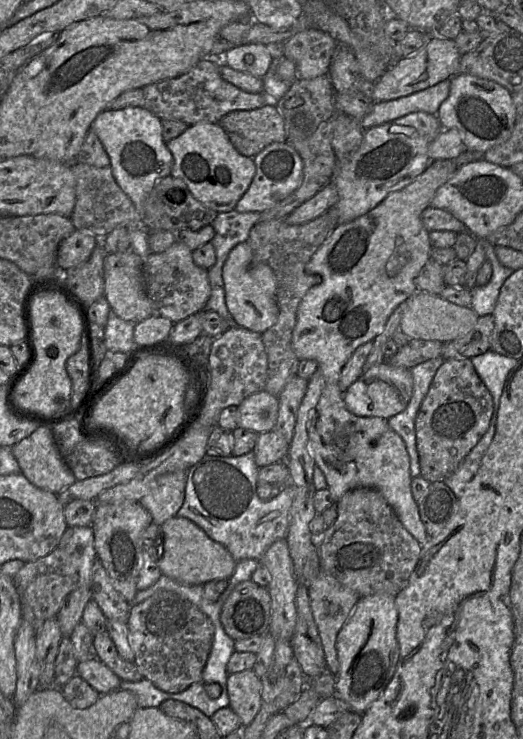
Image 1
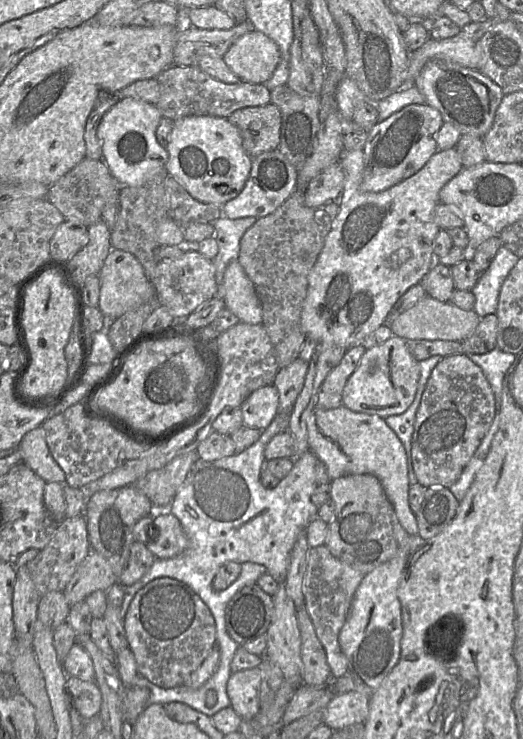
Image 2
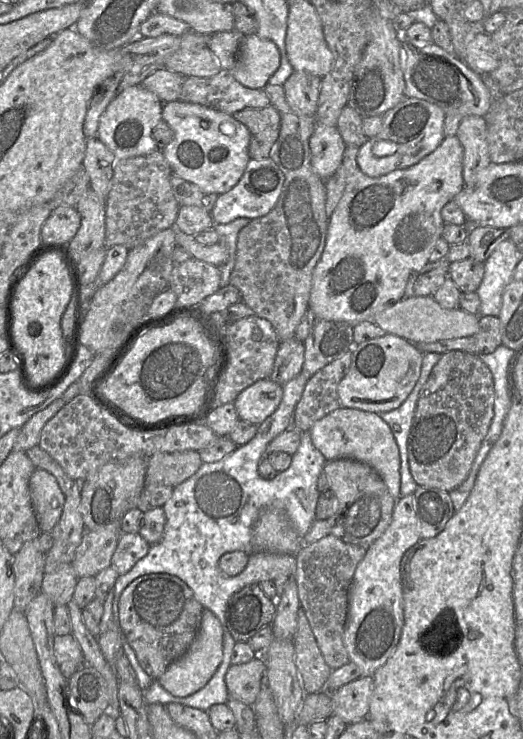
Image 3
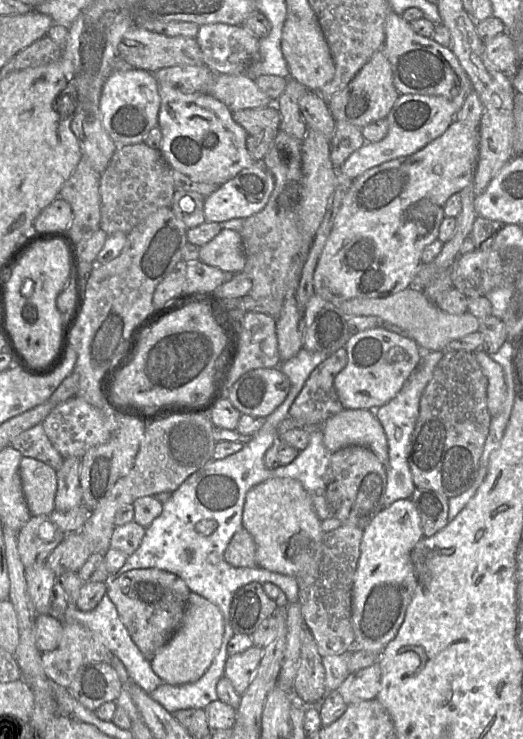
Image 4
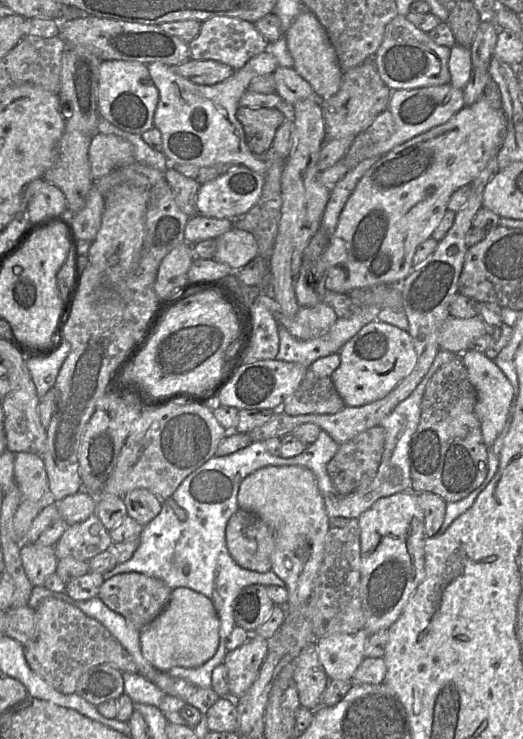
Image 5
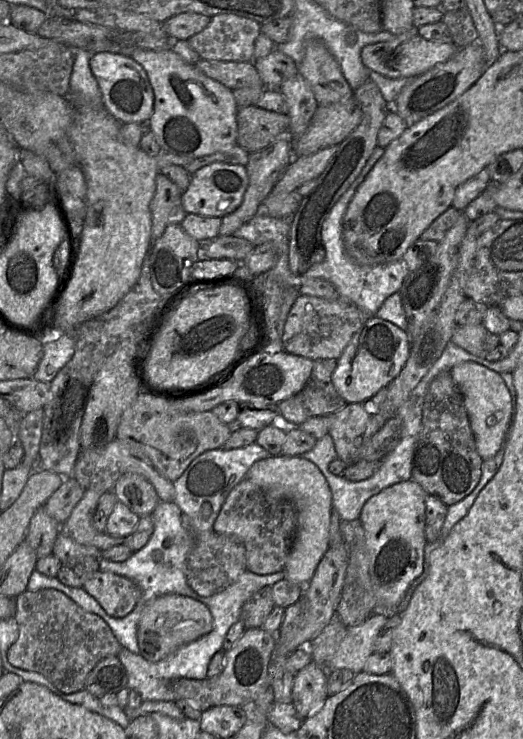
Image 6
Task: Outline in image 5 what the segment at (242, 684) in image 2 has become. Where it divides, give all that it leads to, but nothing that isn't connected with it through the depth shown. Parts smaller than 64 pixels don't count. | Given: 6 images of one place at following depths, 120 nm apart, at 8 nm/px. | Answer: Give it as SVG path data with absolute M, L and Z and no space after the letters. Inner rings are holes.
M252 634L242 646L227 652L229 696L242 697L258 678L260 668L269 650L269 640Z

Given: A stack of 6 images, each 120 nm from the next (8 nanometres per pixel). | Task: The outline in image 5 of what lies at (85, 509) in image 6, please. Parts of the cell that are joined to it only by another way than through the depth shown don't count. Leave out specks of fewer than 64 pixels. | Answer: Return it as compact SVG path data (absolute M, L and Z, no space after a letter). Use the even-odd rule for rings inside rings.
M95 512L85 521L68 526L55 545L55 553L58 560L71 556L89 562L113 543L109 531Z

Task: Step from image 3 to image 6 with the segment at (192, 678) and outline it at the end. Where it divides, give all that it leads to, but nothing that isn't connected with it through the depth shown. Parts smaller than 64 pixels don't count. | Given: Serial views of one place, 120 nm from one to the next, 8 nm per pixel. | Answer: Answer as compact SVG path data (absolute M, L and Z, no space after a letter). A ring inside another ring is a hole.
M178 594L159 596L150 601L141 614L137 630L139 653L149 662L158 662L212 629L213 617L204 603Z

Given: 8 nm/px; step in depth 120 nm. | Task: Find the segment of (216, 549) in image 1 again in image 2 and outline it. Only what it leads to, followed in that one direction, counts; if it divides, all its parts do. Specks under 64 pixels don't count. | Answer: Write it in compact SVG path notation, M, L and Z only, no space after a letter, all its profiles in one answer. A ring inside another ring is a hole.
M155 509L150 513L153 524L149 527L147 548L156 558L168 559L181 554L187 547L187 536L180 521L168 509ZM154 527L156 530L154 530ZM155 537L158 538L155 540Z

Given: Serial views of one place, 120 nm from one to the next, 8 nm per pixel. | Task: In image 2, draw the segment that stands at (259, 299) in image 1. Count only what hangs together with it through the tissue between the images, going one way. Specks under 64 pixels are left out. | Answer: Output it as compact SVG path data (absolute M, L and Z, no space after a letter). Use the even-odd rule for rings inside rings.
M238 260L232 261L224 273L225 307L235 314L240 322L247 324L262 324L262 307L256 294L252 281L247 276L245 270Z

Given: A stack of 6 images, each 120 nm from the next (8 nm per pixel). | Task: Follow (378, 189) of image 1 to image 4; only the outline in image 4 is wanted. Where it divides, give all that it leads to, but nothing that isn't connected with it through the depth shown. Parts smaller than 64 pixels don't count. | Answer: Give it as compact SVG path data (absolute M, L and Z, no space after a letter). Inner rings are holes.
M400 94L386 119L389 123L387 135L378 142L365 142L354 151L338 168L341 173L355 179L370 168L414 154L447 130L455 120L455 108L451 99L443 96Z

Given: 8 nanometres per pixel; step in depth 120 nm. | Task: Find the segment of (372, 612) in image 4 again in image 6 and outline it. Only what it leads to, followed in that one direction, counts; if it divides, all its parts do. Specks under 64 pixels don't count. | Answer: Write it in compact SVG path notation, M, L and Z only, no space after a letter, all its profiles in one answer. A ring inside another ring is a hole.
M414 480L389 486L363 505L359 521L365 532L369 574L377 603L397 609L406 592L424 570L425 499L427 494Z

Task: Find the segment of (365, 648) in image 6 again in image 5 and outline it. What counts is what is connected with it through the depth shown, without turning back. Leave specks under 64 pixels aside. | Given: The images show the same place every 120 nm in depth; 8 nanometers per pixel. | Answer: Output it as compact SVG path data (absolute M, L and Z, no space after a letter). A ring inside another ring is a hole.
M363 628L354 634L337 633L316 639L318 658L328 678L351 681L364 657L370 634Z

